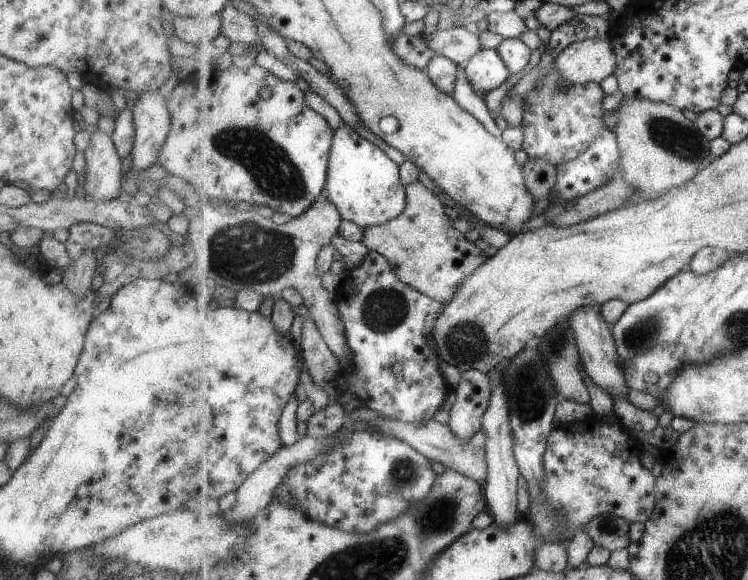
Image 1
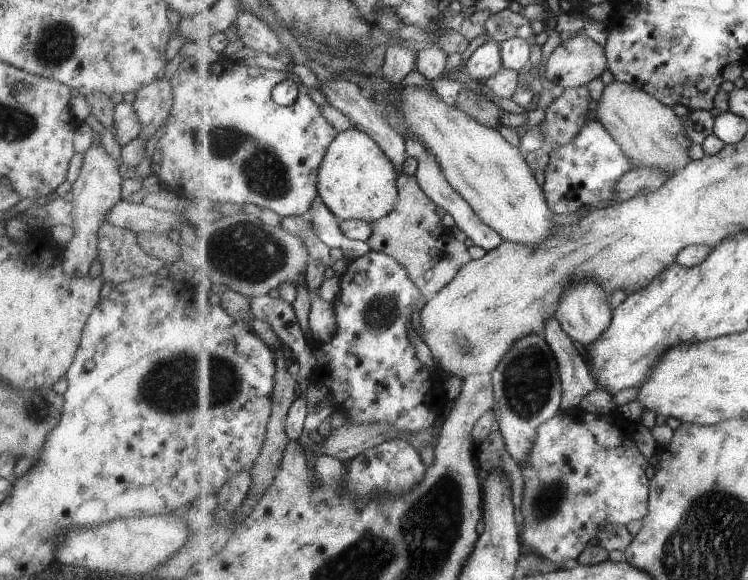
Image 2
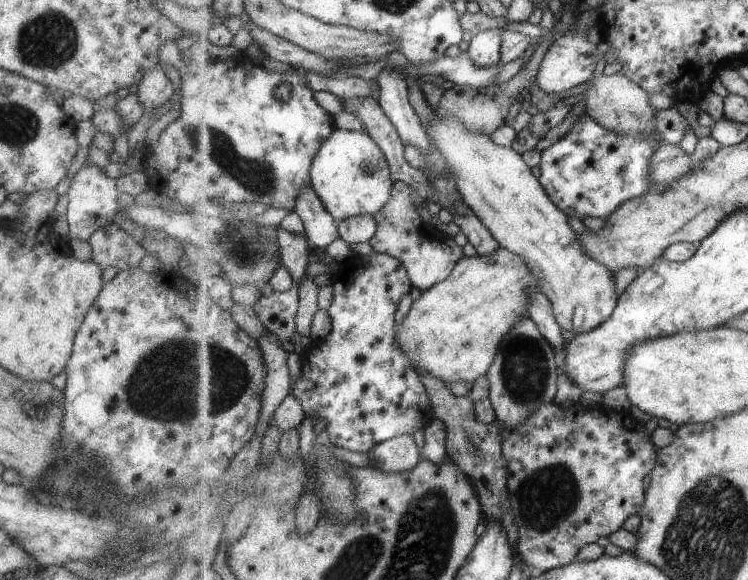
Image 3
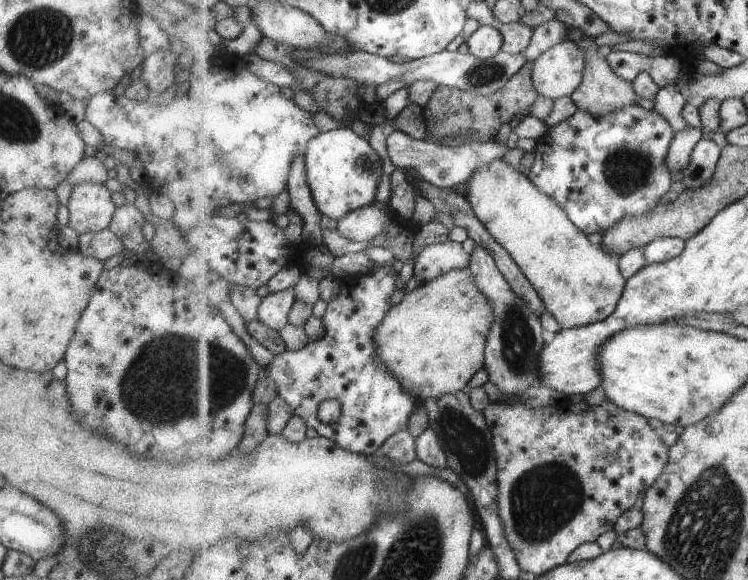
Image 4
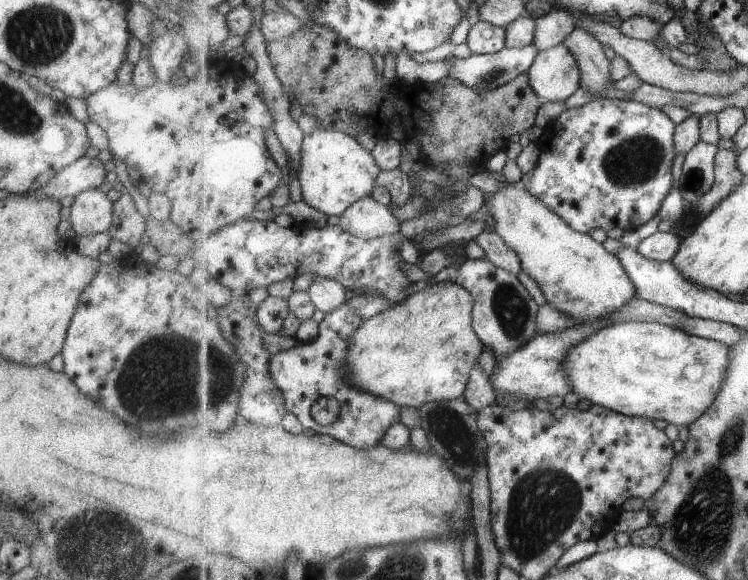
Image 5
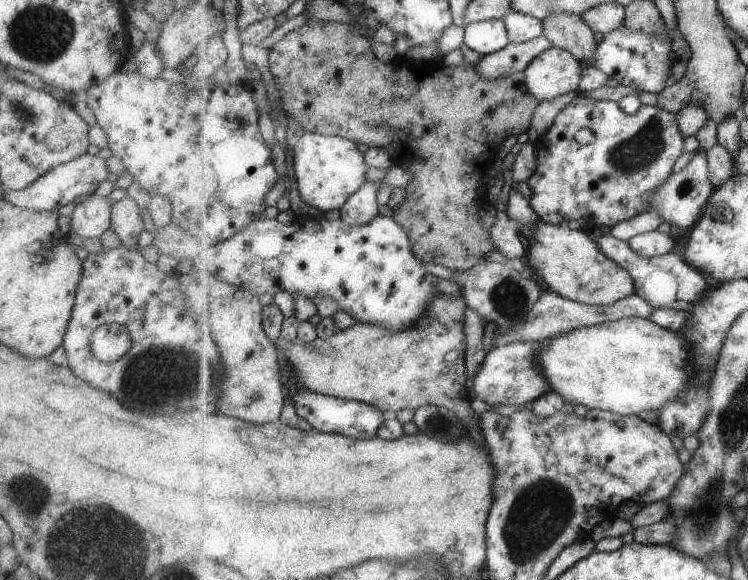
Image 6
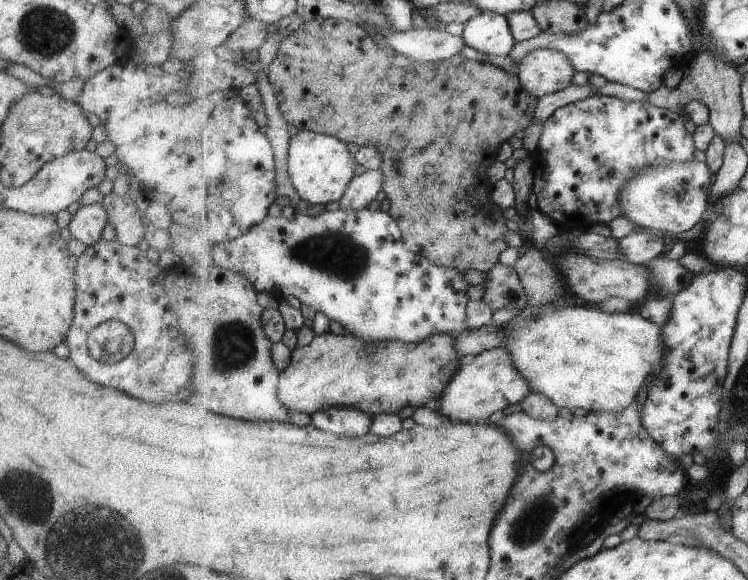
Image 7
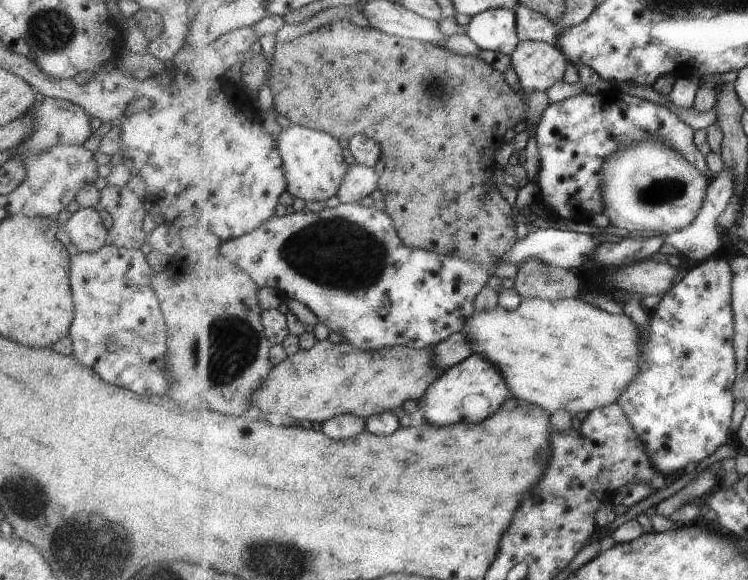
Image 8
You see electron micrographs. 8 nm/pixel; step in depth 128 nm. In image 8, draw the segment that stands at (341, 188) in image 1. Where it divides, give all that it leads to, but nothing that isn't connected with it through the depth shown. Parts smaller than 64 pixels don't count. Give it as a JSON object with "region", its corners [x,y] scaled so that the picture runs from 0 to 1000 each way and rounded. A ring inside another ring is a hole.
{"region":[[[393,214],[380,221],[369,243],[384,302],[384,329],[394,343],[405,343],[410,348],[416,348],[416,345],[434,347],[452,334],[459,321],[459,312],[463,310],[464,298],[468,297],[452,238],[432,226]]]}

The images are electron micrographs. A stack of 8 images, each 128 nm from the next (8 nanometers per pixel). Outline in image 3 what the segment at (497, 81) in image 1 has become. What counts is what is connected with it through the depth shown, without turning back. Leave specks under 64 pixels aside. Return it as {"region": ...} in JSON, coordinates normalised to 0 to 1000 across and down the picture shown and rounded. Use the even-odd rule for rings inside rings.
{"region":[[[640,53],[627,72],[627,100],[643,117],[659,117],[671,107],[671,53]]]}

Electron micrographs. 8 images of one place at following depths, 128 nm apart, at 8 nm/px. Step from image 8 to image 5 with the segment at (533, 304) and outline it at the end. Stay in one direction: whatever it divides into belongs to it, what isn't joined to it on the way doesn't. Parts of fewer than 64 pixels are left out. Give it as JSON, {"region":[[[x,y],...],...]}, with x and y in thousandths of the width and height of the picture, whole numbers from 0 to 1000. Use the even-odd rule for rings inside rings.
{"region":[[[841,553],[814,560],[782,583],[758,610],[758,645],[763,652],[765,676],[777,690],[803,698],[844,717],[890,724],[904,734],[922,734],[945,710],[967,669],[972,638],[977,631],[977,600],[969,590],[918,576],[916,569],[870,555]]]}

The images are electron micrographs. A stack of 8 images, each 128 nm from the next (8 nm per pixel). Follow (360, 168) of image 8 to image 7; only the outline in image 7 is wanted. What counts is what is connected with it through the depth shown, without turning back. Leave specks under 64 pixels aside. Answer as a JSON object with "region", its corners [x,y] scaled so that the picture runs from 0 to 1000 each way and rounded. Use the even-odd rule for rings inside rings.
{"region":[[[509,290],[493,291],[487,300],[475,303],[453,348],[455,359],[461,364],[491,360],[491,355],[501,347],[501,338],[513,329],[513,307]]]}

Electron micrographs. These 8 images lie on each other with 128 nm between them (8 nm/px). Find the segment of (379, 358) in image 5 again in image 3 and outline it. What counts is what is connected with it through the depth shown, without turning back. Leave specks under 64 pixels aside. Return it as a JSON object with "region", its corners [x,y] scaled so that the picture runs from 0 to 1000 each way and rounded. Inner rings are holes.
{"region":[[[668,426],[654,441],[638,438],[619,443],[598,483],[587,486],[576,500],[563,503],[564,509],[553,519],[539,553],[528,559],[532,564],[528,586],[560,647],[574,641],[598,662],[635,659],[652,645],[675,576],[694,559],[694,552],[709,547],[710,500],[721,497],[721,472],[705,459],[705,448],[697,438],[689,438],[680,428]]]}

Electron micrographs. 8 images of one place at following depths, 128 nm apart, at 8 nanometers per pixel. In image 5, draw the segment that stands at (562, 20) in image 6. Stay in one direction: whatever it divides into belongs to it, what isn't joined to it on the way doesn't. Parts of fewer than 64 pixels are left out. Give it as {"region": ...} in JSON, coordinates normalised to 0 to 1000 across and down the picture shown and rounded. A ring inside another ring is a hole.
{"region":[[[769,48],[758,66],[750,69],[750,76],[758,79],[773,102],[782,159],[787,155],[797,171],[801,171],[801,162],[820,148],[820,140],[814,138],[817,103],[809,97],[806,74],[785,52]]]}

